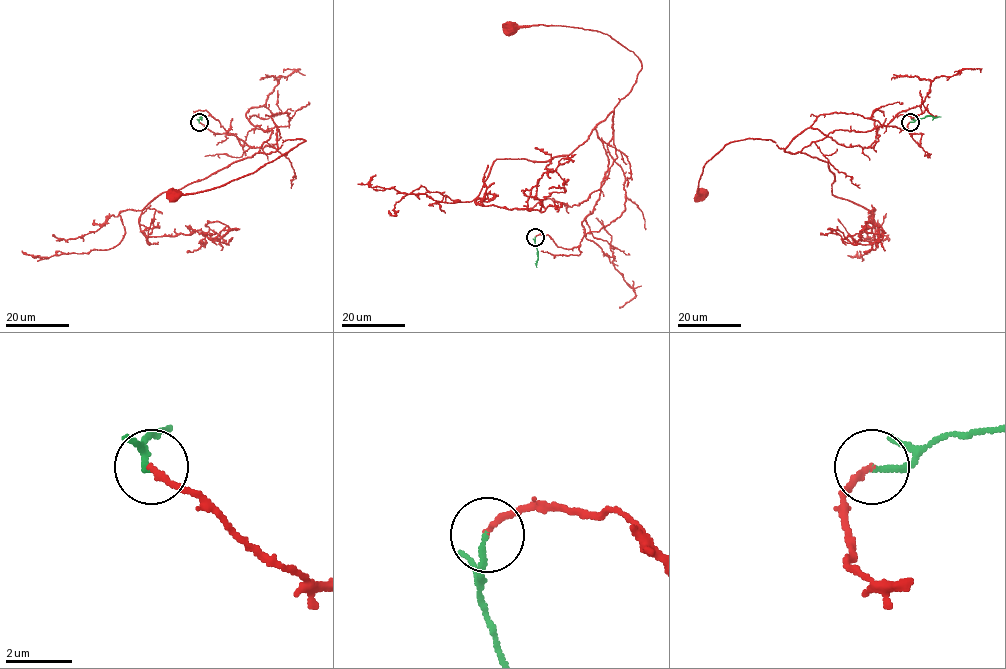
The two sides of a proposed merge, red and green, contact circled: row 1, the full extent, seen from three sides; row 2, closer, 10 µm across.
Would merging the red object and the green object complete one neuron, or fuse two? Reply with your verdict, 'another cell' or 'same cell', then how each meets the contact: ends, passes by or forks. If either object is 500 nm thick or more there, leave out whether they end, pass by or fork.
same cell; red ends there; green ends there

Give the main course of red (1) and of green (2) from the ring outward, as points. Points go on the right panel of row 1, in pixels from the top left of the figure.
1: (910, 122), (919, 145), (904, 129), (842, 113), (820, 114), (784, 148), (728, 142), (703, 166), (700, 195)
2: (910, 122), (927, 116), (940, 117)

